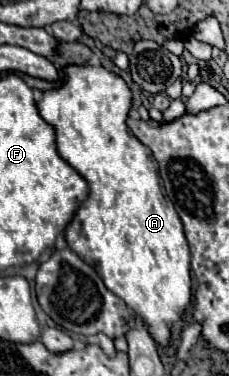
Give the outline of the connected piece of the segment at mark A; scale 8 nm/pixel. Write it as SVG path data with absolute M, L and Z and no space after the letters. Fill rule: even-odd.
M69 66L67 82L59 90L43 92L43 100L37 102L37 108L41 118L55 128L55 142L61 158L71 164L91 188L89 198L79 206L73 222L67 226L65 240L69 248L91 264L105 286L141 318L155 344L169 348L173 334L183 328L193 298L191 252L183 234L183 224L161 184L159 166L151 150L135 138L125 122L131 108L131 90L121 76L107 72L103 66Z

